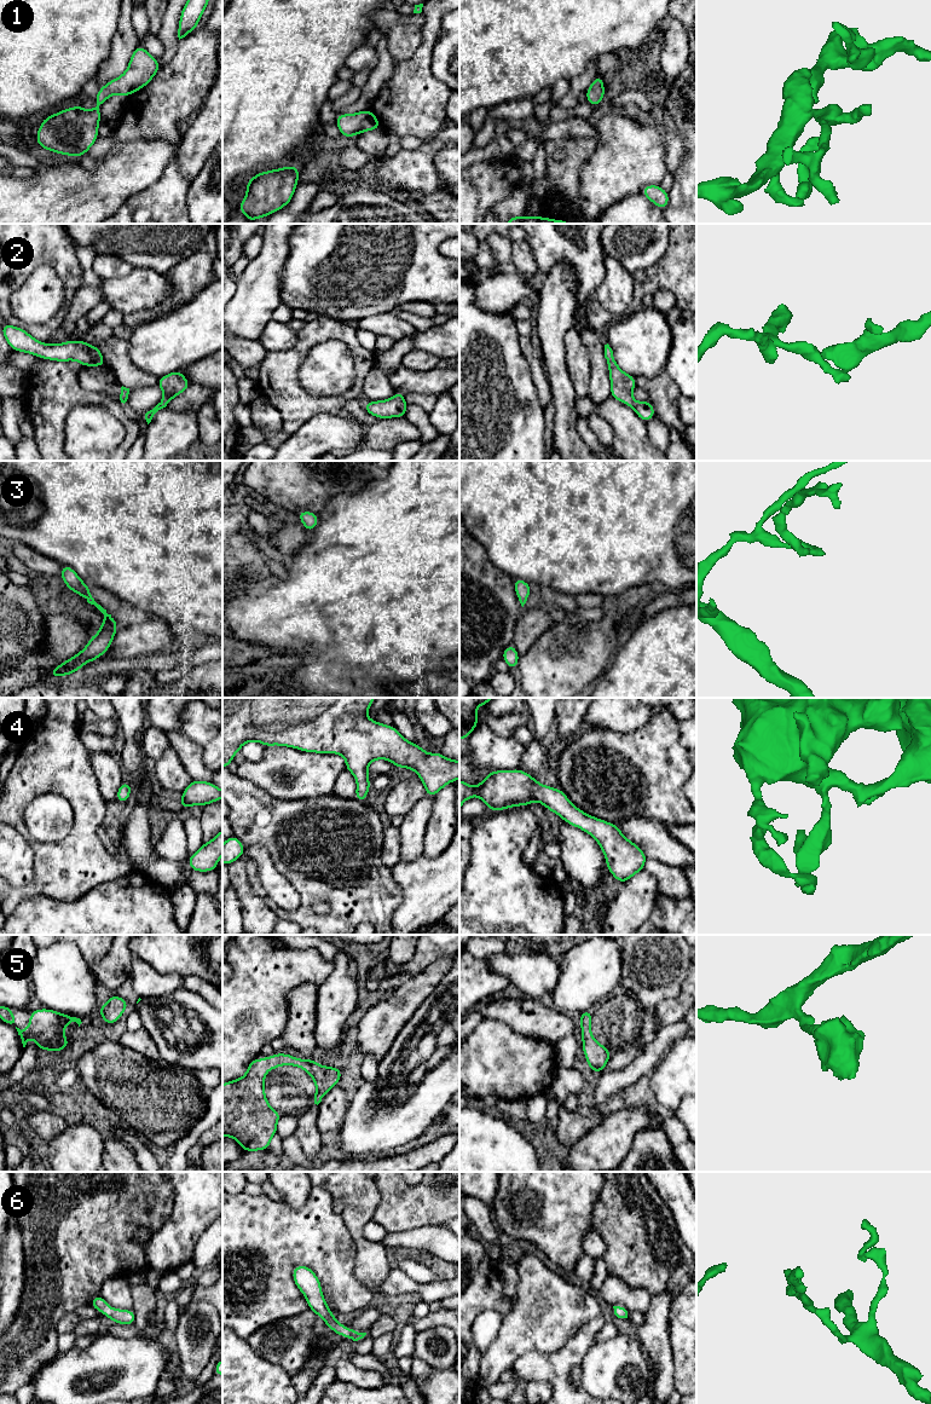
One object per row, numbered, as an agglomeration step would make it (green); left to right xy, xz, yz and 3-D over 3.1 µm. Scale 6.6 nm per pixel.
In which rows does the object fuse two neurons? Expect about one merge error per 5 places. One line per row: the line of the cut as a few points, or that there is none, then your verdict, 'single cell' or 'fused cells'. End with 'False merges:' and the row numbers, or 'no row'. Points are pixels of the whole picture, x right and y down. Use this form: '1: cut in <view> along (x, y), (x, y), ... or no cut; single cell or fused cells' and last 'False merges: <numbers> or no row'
1: no cut; single cell
2: no cut; single cell
3: no cut; single cell
4: no cut; single cell
5: no cut; single cell
6: no cut; single cell
False merges: no row

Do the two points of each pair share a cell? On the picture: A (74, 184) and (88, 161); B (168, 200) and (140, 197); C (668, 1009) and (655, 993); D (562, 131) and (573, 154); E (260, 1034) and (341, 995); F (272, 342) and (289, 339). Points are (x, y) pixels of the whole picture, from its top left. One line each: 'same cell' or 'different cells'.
A: different cells
B: same cell
C: different cells
D: different cells
E: different cells
F: same cell

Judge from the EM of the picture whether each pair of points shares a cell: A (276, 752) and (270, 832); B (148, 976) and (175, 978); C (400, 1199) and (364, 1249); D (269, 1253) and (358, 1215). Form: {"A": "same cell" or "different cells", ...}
{"A": "different cells", "B": "same cell", "C": "different cells", "D": "different cells"}

